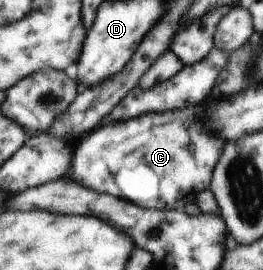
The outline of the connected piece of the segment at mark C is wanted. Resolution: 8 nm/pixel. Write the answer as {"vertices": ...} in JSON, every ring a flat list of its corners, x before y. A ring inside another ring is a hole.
{"vertices":[[184,108,178,112,144,114,144,118,96,128,80,140,66,178,142,208,182,210,186,204,194,204,196,194,211,185,212,172,224,148,220,138,214,140,204,126,198,126,198,110]]}

